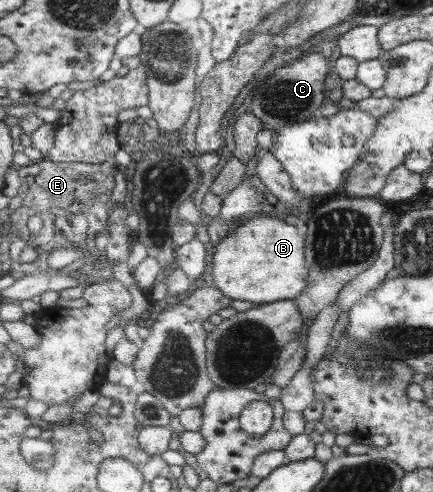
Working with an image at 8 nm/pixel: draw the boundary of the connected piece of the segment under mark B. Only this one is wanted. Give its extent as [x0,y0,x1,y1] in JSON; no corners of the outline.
[214,217,311,305]

